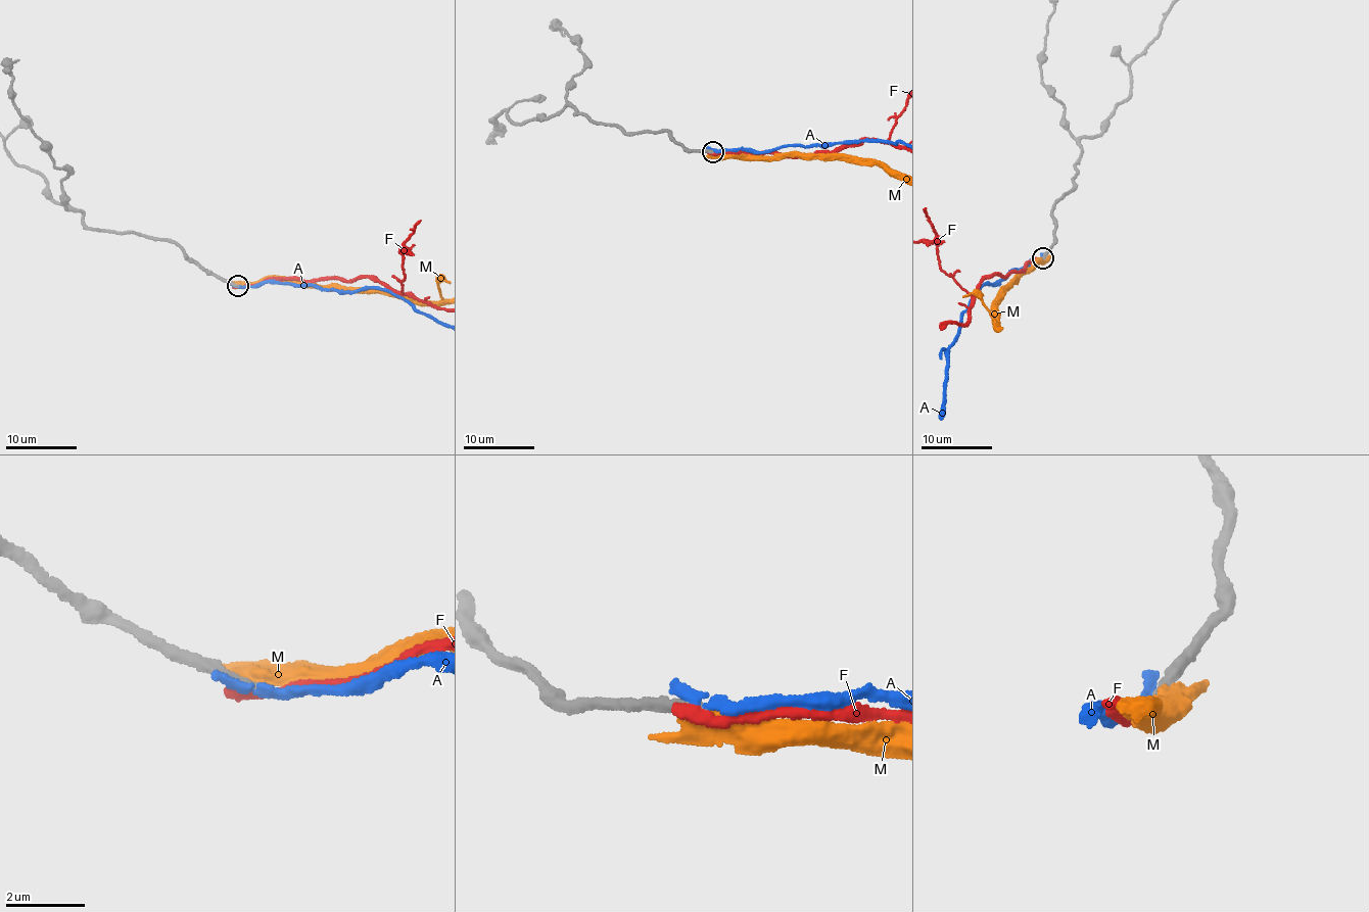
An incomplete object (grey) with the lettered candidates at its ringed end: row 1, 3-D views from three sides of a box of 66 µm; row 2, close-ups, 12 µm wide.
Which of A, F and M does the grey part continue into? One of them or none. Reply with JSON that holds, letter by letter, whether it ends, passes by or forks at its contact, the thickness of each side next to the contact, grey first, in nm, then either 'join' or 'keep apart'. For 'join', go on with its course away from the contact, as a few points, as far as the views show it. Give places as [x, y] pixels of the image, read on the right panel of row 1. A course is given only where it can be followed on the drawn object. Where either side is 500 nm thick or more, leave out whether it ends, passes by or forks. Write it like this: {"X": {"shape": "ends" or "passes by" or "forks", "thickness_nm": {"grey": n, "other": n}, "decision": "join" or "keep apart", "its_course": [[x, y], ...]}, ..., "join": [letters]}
{"A": {"shape": "ends", "thickness_nm": {"grey": 300, "other": 280}, "decision": "keep apart"}, "F": {"shape": "ends", "thickness_nm": {"grey": 300, "other": 320}, "decision": "keep apart"}, "M": {"thickness_nm": {"grey": 320, "other": 600}, "decision": "keep apart"}, "join": []}

